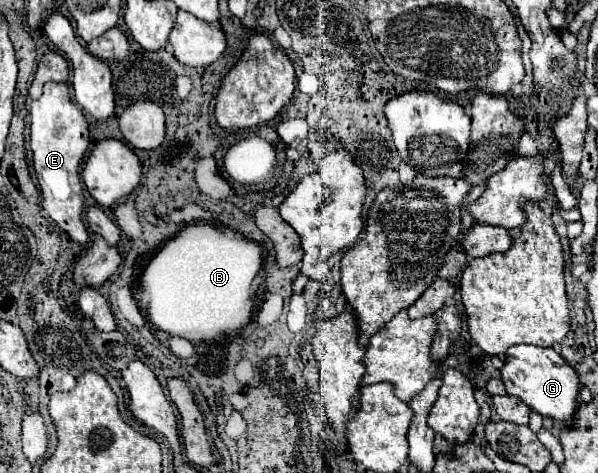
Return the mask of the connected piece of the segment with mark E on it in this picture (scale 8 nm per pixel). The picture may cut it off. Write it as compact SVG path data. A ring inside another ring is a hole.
M46 83L40 99L30 103L30 147L34 155L34 175L42 191L42 209L56 225L68 233L76 243L88 243L88 231L82 223L82 181L80 163L90 145L88 121L82 111L72 103L66 83Z

